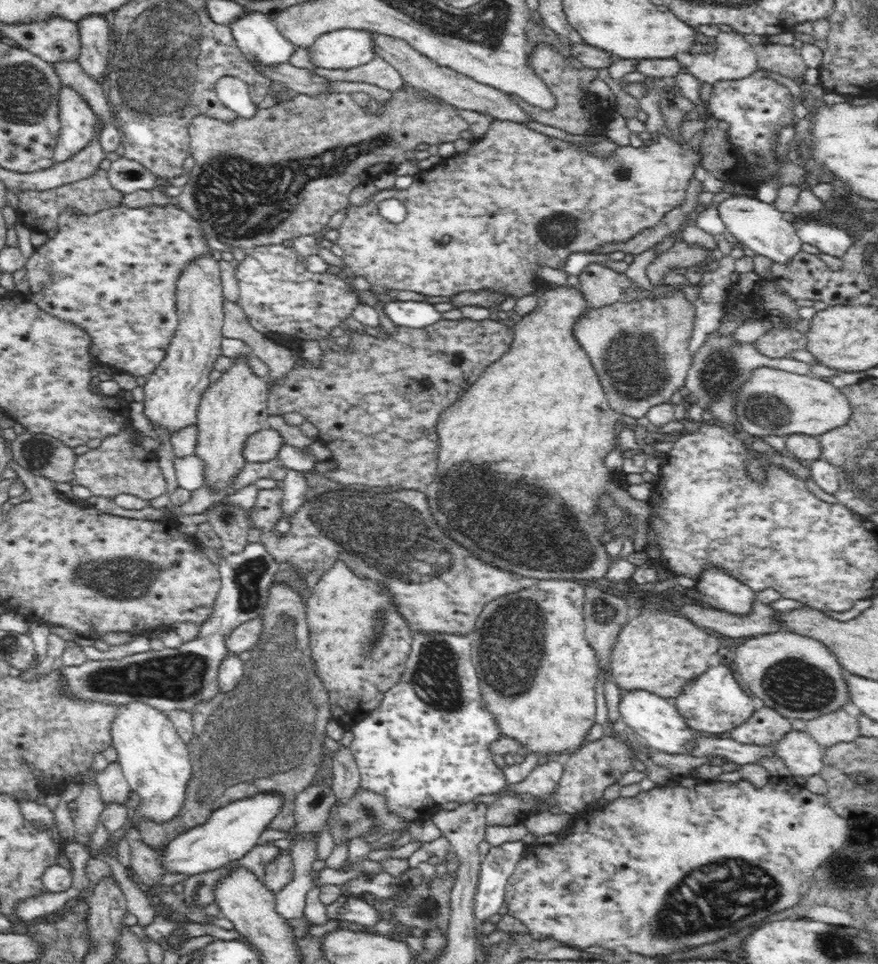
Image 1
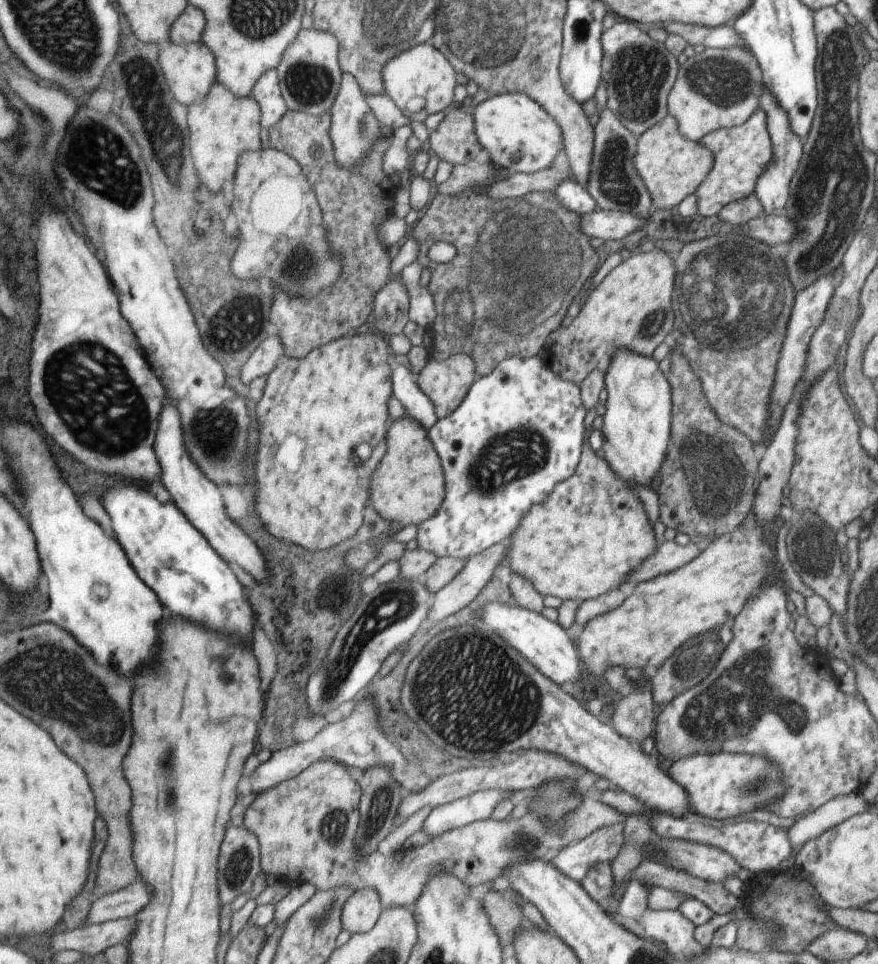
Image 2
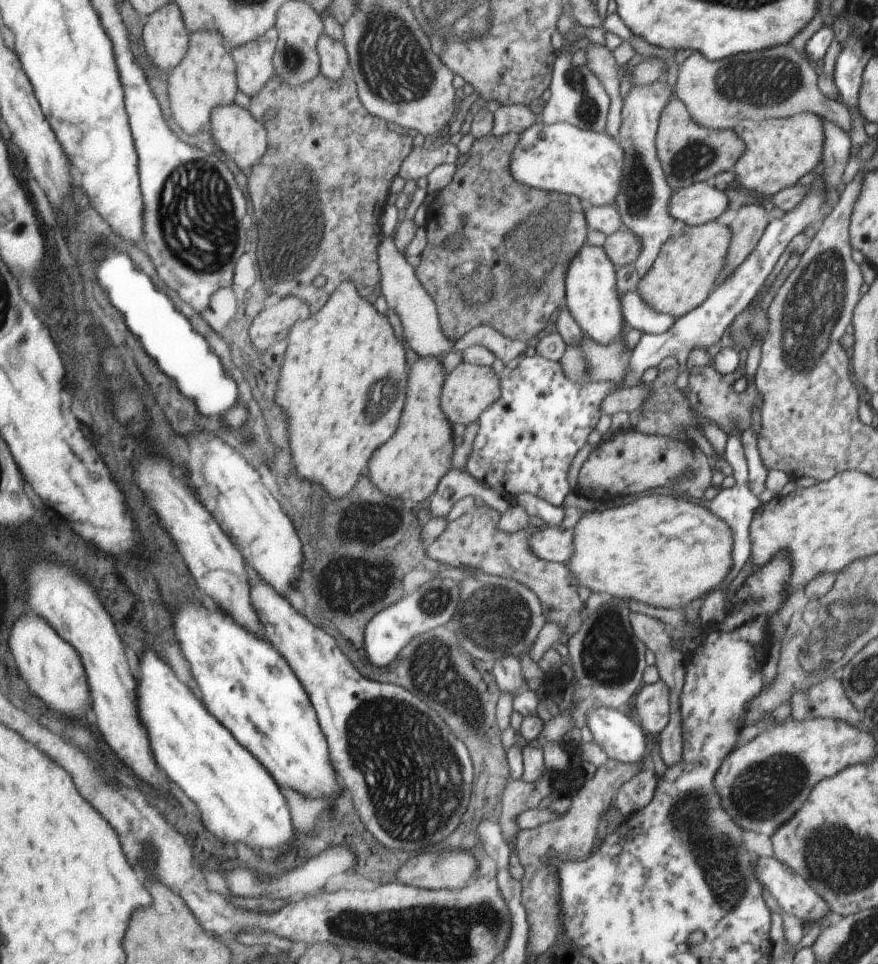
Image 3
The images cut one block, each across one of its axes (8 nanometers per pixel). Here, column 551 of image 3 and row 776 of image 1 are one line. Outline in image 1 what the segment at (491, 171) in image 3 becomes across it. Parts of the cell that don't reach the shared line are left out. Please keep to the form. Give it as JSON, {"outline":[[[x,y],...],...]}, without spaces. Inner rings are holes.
{"outline":[[[278,578],[278,582],[271,585],[266,608],[260,616],[263,629],[258,642],[250,649],[244,676],[233,689],[219,690],[214,698],[203,700],[191,710],[193,736],[187,743],[192,770],[182,810],[178,810],[178,815],[166,822],[146,818],[136,821],[142,840],[156,852],[180,832],[208,822],[217,809],[230,805],[230,802],[241,801],[242,798],[256,797],[260,793],[278,793],[282,797],[282,808],[267,828],[288,832],[297,825],[295,806],[298,794],[322,778],[322,766],[326,766],[326,726],[330,726],[330,722],[338,723],[333,711],[334,702],[330,701],[330,691],[326,690],[318,671],[319,665],[314,661],[310,648],[306,604],[306,594],[302,594],[294,582]]]}

